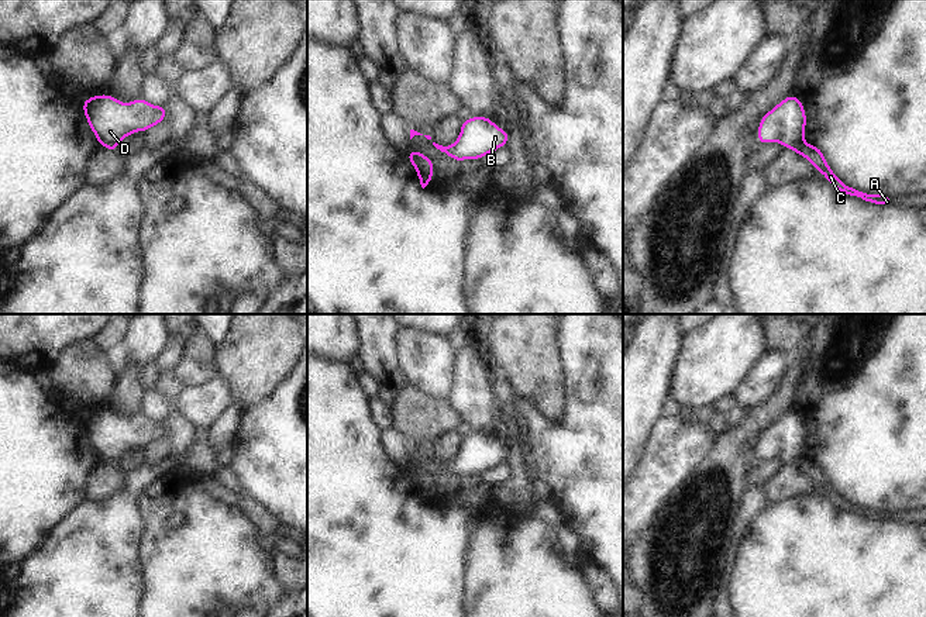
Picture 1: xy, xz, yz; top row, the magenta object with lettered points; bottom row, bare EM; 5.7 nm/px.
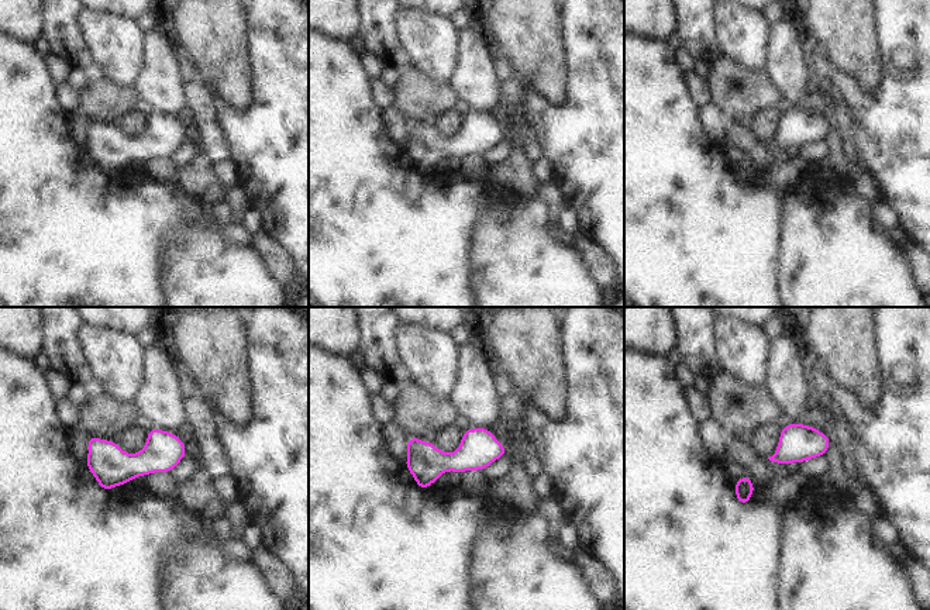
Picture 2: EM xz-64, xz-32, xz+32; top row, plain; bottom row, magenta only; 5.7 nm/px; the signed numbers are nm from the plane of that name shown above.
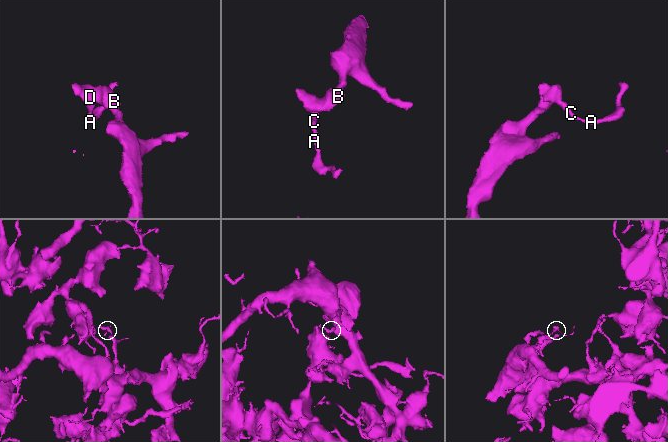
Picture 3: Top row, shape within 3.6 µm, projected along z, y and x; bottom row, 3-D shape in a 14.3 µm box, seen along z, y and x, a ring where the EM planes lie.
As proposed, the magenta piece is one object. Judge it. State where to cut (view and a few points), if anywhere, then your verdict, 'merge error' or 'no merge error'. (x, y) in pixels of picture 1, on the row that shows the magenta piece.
cut xz (431, 169), (426, 169), (419, 178); merge error

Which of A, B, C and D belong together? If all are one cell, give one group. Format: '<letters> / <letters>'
A C / B D

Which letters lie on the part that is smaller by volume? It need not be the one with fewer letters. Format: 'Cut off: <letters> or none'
Cut off: A, C

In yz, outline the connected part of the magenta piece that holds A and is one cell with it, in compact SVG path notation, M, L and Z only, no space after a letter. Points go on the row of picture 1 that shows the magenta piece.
M806 141L796 142L791 148L795 154L803 156L808 159L808 162L820 172L826 180L840 193L857 196L863 200L871 203L871 204L879 204L879 206L892 206L892 197L885 194L867 194L863 192L858 192L853 187L848 187L839 176L834 175L832 168L829 166L826 158L823 156L823 152L819 147L810 145Z

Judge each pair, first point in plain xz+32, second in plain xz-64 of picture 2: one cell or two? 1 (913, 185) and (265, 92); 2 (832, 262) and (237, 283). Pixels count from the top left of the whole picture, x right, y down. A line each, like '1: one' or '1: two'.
1: one
2: one

